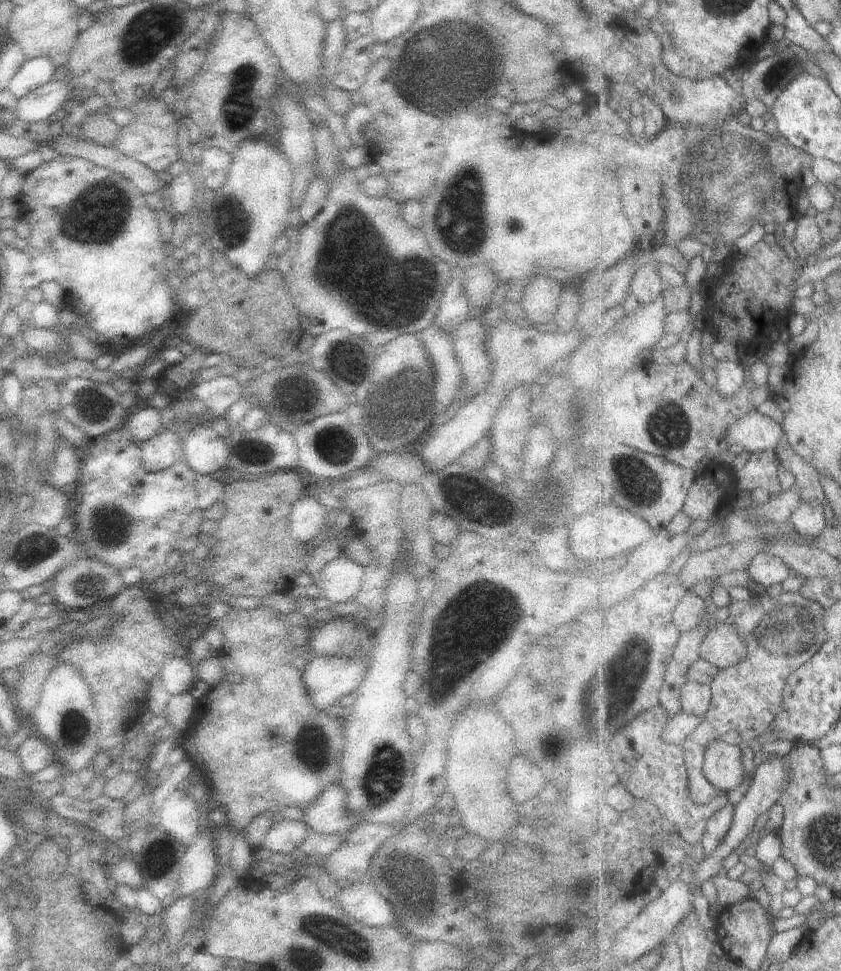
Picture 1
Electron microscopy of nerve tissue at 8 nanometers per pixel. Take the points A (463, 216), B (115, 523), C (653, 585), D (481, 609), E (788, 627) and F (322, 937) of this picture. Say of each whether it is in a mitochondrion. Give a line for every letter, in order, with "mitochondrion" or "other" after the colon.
A: mitochondrion
B: mitochondrion
C: other
D: mitochondrion
E: mitochondrion
F: mitochondrion

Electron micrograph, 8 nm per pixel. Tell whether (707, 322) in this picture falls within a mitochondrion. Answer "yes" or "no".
no

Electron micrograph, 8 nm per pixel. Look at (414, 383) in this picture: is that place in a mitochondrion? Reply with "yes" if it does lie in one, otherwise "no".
yes

